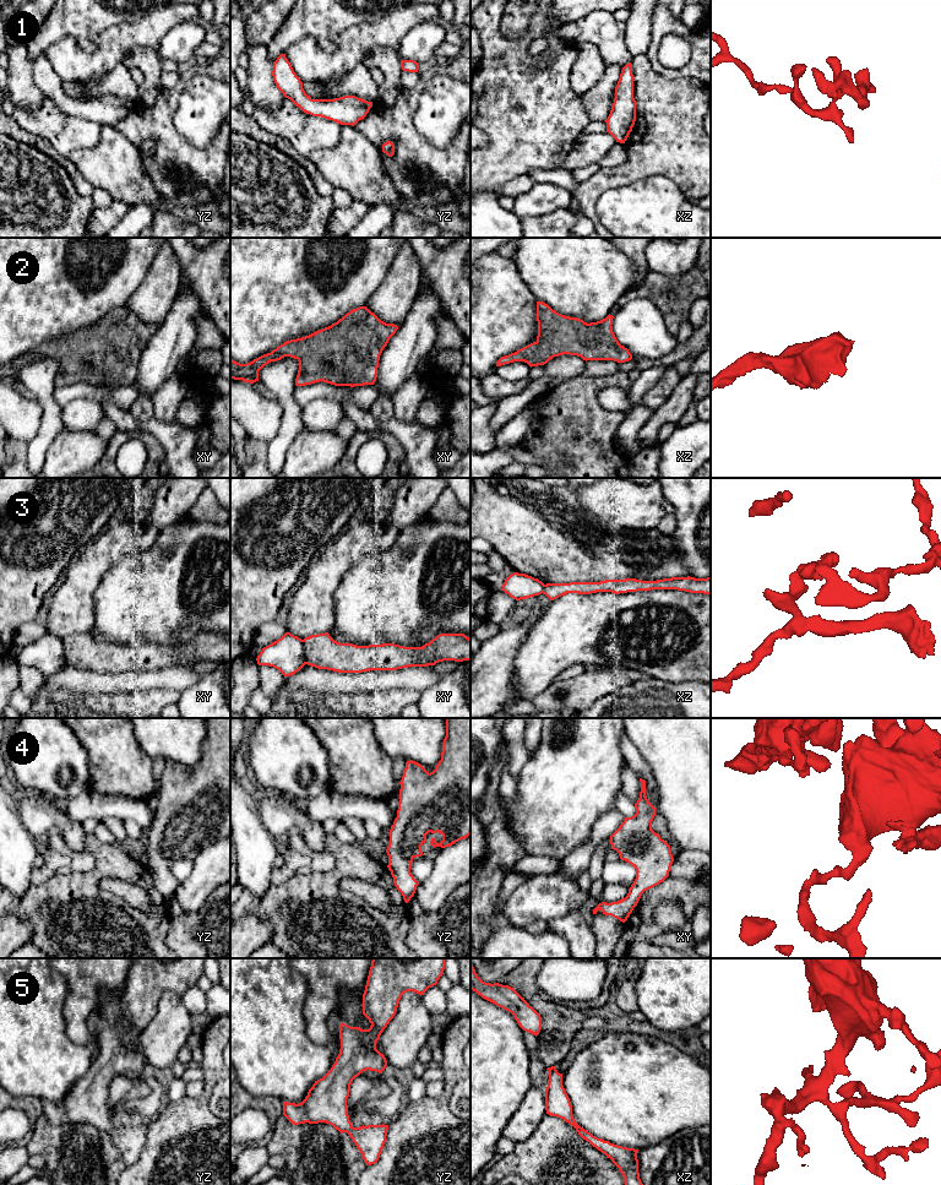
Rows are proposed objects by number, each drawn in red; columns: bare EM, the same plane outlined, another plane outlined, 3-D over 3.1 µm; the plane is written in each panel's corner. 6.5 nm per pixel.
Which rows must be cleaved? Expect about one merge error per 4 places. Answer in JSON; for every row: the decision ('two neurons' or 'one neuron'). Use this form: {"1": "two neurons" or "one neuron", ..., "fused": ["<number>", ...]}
{"1": "one neuron", "2": "one neuron", "3": "two neurons", "4": "one neuron", "5": "one neuron", "fused": ["3"]}

